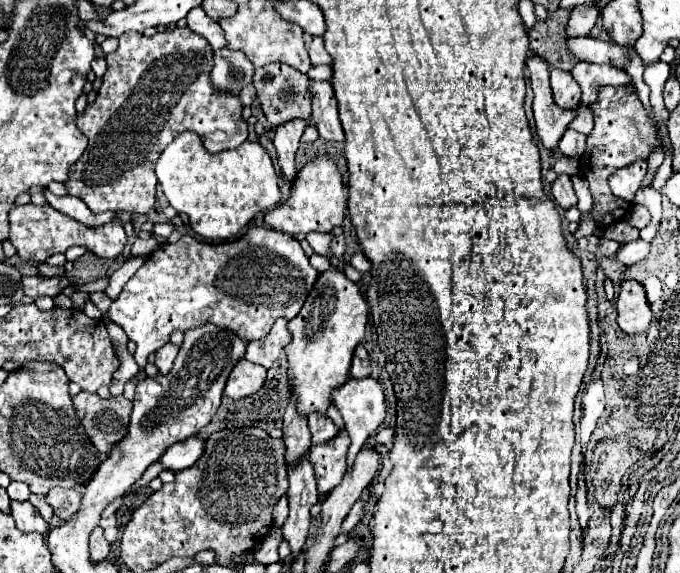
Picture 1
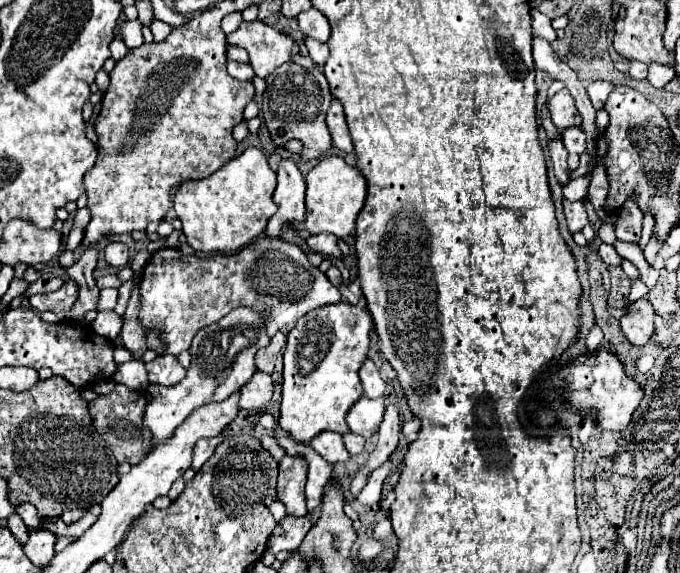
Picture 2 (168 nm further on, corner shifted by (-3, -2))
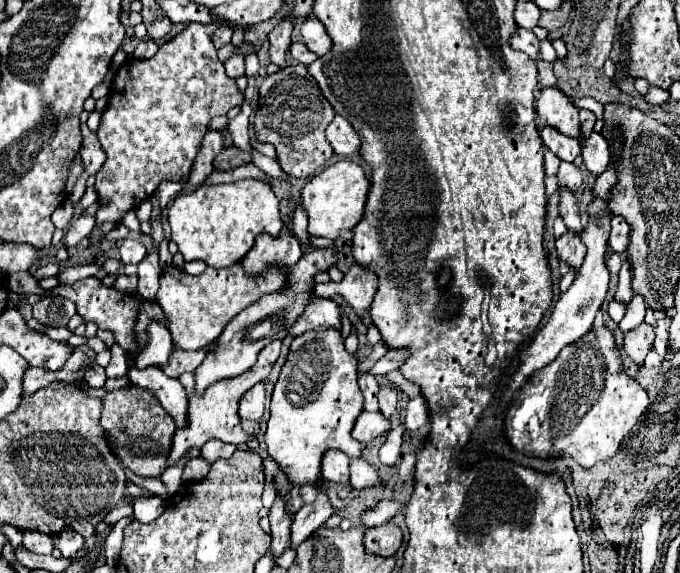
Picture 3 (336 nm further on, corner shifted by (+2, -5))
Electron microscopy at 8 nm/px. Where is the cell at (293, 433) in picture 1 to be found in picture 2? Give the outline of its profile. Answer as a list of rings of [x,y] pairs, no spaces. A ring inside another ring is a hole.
[[[285,456],[279,462],[277,500],[285,504],[287,516],[307,514],[305,482],[307,482],[307,462],[297,456]]]

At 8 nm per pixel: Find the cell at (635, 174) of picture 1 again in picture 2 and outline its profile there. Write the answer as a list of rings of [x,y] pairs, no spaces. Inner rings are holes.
[[[627,200],[619,212],[617,212],[617,224],[615,224],[615,236],[623,242],[639,242],[643,228],[643,212],[635,202]]]

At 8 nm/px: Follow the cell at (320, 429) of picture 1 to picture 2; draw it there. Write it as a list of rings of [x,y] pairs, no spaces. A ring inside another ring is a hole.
[[[323,432],[323,434],[315,436],[315,442],[311,442],[311,448],[321,458],[325,458],[329,464],[347,462],[351,458],[351,454],[347,452],[347,448],[343,444],[341,434],[335,434],[335,432]]]

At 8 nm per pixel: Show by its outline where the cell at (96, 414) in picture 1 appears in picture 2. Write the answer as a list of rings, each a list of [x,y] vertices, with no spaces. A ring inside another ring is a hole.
[[[117,384],[113,388],[113,392],[109,392],[107,396],[99,396],[93,402],[89,402],[89,412],[91,412],[91,418],[93,418],[93,426],[97,428],[97,432],[107,442],[107,446],[111,448],[111,452],[115,454],[115,458],[119,462],[129,462],[131,466],[139,464],[153,448],[151,432],[147,428],[143,430],[145,408],[147,408],[145,392],[129,390],[123,384]]]

